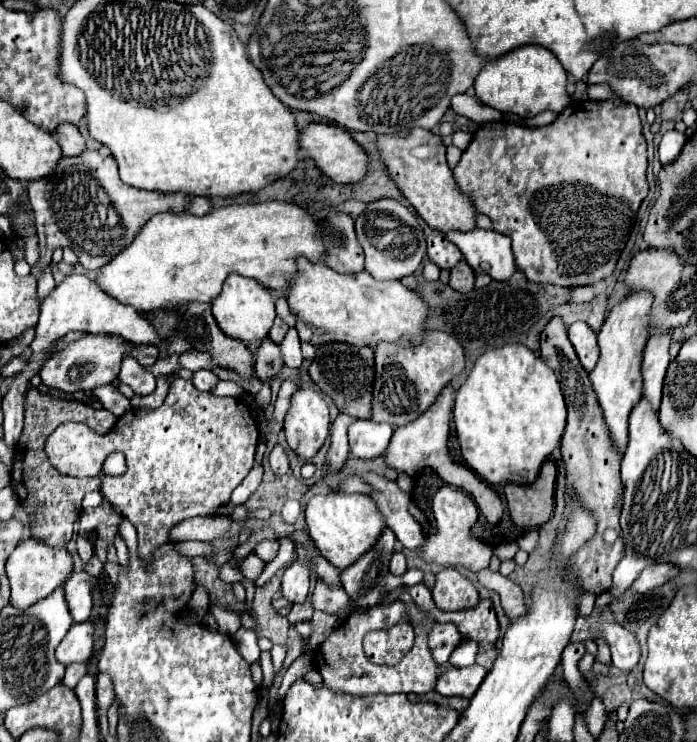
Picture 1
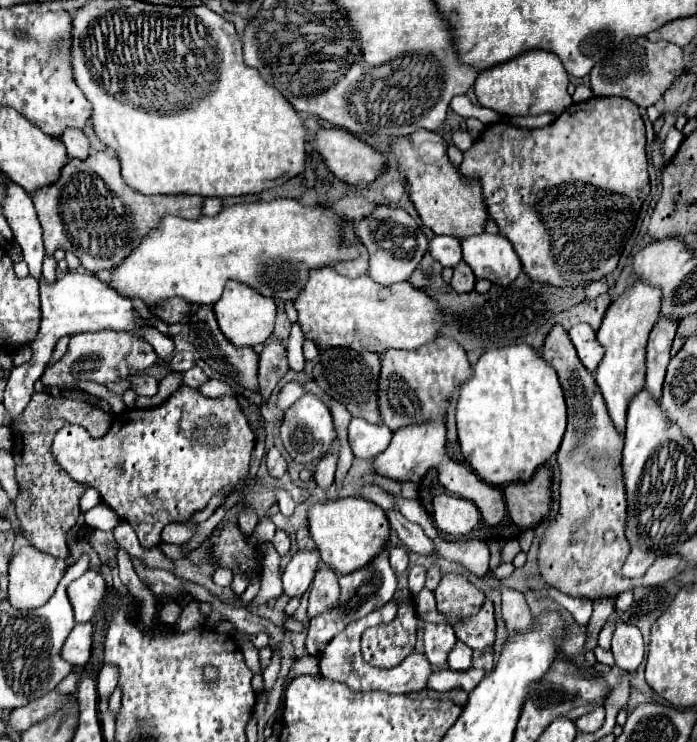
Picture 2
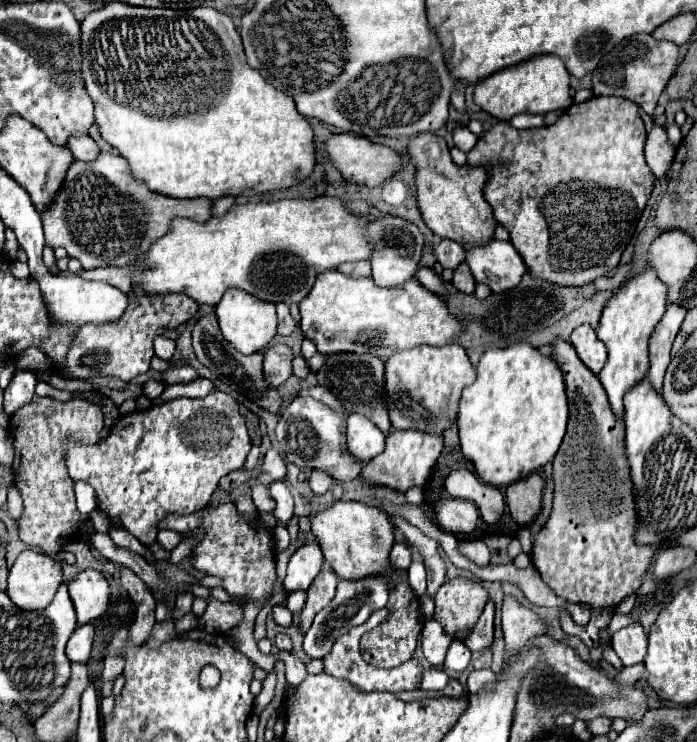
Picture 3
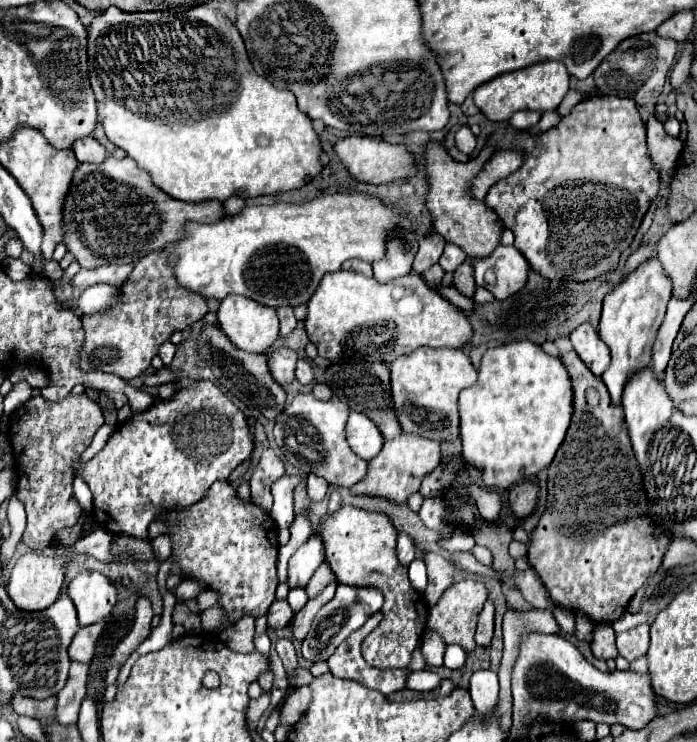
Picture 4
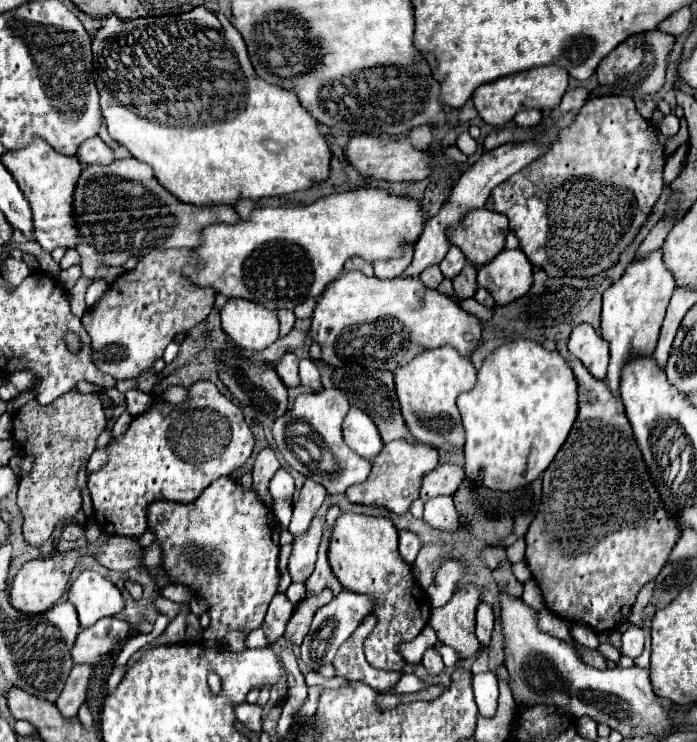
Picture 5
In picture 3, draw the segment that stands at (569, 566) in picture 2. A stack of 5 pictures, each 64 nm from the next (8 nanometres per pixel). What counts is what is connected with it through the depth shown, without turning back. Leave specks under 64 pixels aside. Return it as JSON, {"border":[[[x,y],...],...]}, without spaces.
{"border":[[[564,338],[552,340],[552,360],[556,360],[558,368],[564,374],[566,396],[568,396],[568,430],[562,440],[558,454],[554,456],[554,506],[552,514],[546,520],[544,528],[536,536],[532,550],[532,564],[540,572],[542,580],[562,598],[570,602],[584,602],[592,608],[614,608],[622,602],[624,596],[636,592],[640,588],[642,574],[654,562],[652,548],[640,548],[632,540],[634,528],[634,500],[632,500],[632,482],[628,480],[628,462],[624,452],[624,426],[616,422],[612,416],[612,408],[608,408],[608,398],[604,396],[604,388],[596,374],[580,364],[572,344]]]}

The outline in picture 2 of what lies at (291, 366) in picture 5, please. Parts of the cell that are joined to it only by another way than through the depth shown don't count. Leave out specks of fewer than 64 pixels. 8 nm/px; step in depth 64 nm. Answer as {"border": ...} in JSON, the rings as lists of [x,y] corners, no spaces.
{"border":[[[270,340],[268,344],[264,344],[258,362],[258,386],[264,402],[268,402],[274,386],[286,372],[288,372],[288,360],[286,360],[284,346],[276,340]]]}

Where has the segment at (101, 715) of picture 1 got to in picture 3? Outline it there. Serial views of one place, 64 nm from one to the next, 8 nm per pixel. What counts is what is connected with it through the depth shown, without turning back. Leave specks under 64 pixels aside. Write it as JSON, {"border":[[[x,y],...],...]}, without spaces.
{"border":[[[110,654],[106,656],[104,660],[104,670],[102,670],[102,684],[108,684],[108,682],[114,682],[120,674],[122,674],[122,656],[116,656],[116,654]]]}

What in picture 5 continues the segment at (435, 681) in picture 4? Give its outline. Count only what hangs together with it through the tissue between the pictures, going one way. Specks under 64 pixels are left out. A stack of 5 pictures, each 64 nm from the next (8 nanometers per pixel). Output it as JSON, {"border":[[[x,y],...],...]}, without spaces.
{"border":[[[410,672],[410,674],[404,674],[400,678],[400,682],[396,684],[396,688],[392,692],[402,694],[402,692],[418,692],[418,690],[424,690],[424,688],[428,688],[428,684],[424,680],[420,680],[414,672]]]}

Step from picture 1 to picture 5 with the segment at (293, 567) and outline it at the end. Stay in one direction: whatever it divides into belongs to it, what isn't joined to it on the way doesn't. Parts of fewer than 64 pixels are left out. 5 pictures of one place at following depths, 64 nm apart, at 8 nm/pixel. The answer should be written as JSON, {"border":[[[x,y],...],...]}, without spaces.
{"border":[[[314,518],[312,528],[308,528],[308,532],[304,536],[294,540],[294,550],[292,550],[290,562],[288,562],[292,582],[306,582],[310,578],[310,574],[314,572],[318,546],[322,540],[322,528],[324,528],[322,522],[324,522],[322,518]]]}

